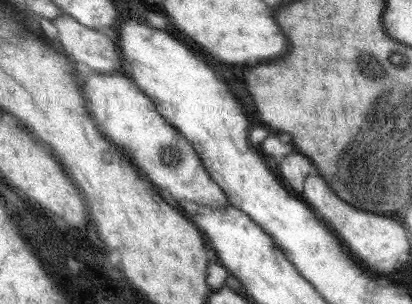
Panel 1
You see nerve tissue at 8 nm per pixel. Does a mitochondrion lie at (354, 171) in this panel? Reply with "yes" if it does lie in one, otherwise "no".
yes

